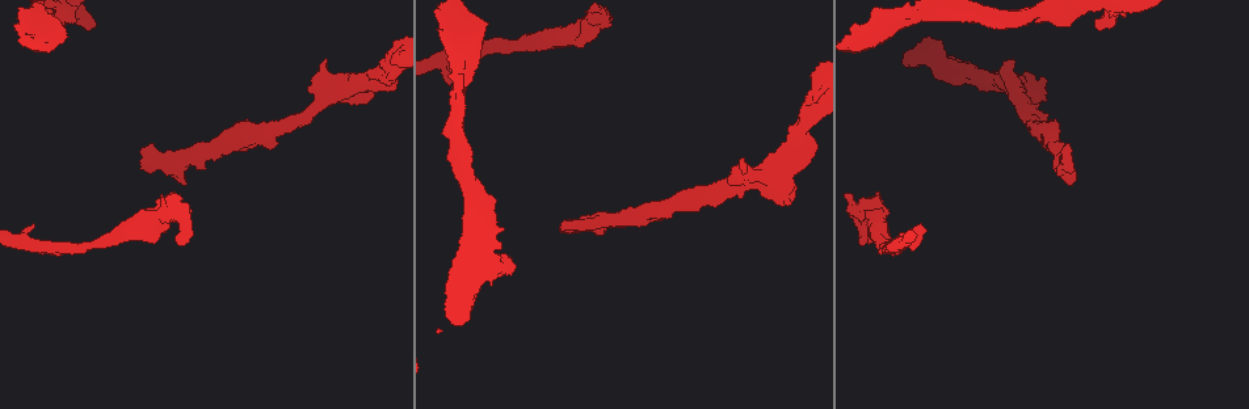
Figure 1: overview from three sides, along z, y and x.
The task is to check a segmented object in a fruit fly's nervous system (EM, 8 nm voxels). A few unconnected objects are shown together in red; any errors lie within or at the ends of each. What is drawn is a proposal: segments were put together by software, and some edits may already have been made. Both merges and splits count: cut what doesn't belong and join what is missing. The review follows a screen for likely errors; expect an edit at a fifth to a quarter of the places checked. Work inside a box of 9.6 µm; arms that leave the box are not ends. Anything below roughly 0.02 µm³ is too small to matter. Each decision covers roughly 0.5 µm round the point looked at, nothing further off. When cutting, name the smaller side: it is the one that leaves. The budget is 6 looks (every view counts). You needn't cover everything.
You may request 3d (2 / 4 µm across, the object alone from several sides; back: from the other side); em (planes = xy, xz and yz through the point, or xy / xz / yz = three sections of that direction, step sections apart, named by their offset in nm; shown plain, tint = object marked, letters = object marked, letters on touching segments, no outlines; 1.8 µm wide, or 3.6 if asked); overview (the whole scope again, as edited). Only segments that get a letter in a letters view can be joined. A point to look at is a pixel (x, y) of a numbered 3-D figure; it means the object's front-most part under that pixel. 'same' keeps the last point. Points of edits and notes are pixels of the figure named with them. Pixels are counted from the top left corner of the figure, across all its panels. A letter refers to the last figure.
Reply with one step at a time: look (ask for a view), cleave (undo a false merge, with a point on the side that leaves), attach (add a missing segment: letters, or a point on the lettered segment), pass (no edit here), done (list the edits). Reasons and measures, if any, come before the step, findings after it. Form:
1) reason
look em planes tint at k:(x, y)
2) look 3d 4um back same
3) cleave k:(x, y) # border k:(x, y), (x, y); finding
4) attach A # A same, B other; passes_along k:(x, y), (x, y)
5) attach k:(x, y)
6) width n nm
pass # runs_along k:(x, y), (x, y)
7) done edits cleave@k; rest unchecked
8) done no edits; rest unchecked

free end
look em xz step 8 letters at 1:(83, 26)

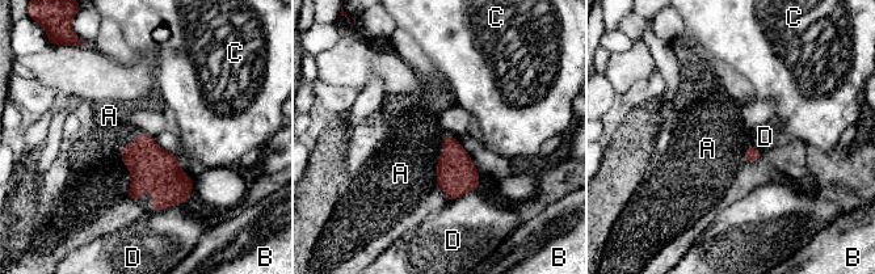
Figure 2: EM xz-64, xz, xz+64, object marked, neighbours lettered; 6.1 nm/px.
look em planes letters same

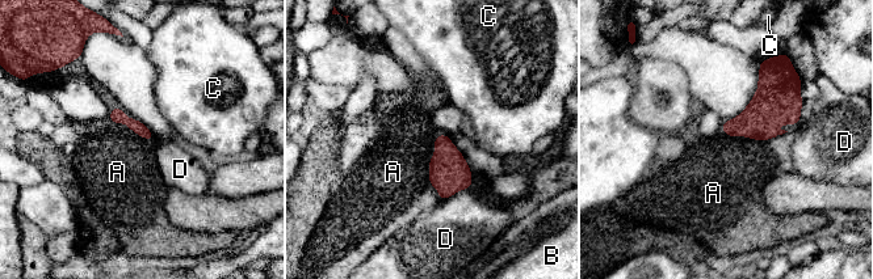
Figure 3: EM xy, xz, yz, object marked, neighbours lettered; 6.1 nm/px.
pass # A other, B other, C other, D other; runs_along 3:(113, 113), (150, 136); no lettered segment goes on from it

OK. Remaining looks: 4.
branch stops here
look em planes letters at 1:(564, 229)

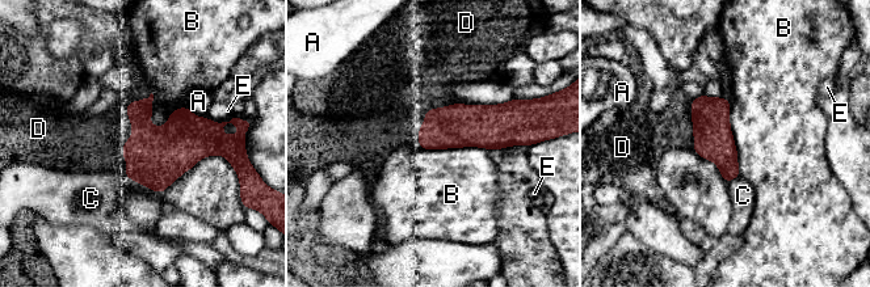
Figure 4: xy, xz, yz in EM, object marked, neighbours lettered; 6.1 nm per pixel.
width 240 nm
attach D # A other, B other, C other, D same, E other; passes_along 4:(713, 138), (693, 125), (654, 133); it goes on there

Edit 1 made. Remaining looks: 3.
free end
look 3d 4um at 1:(912, 251)

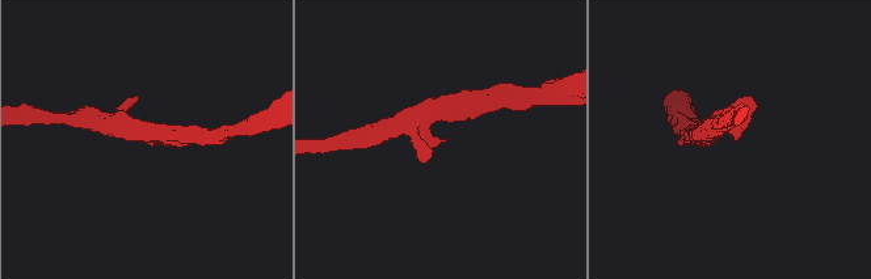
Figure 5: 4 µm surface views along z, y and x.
look em planes plain at 5:(734, 140)

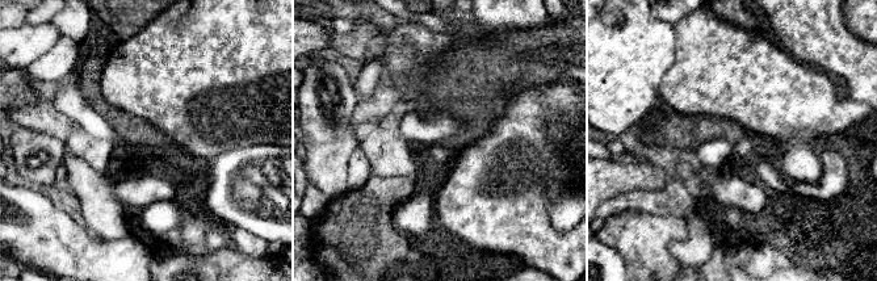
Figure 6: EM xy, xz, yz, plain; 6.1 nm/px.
what lies round it
look em planes letters same

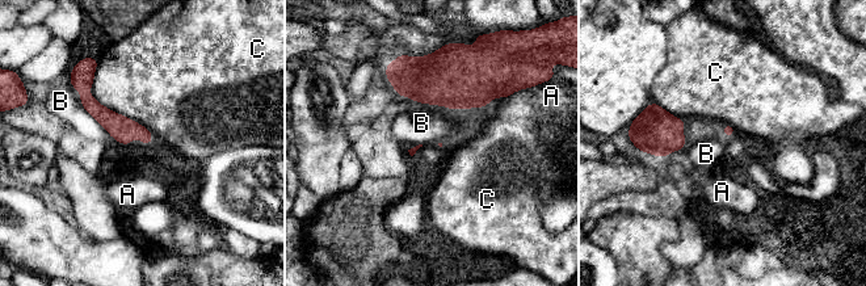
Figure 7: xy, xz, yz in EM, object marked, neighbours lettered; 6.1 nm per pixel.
pass # A other, B other, C other; runs_along 7:(83, 89), (108, 120), (148, 138); none of them fits

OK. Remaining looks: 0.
done edits attach@4; rest unchecked

